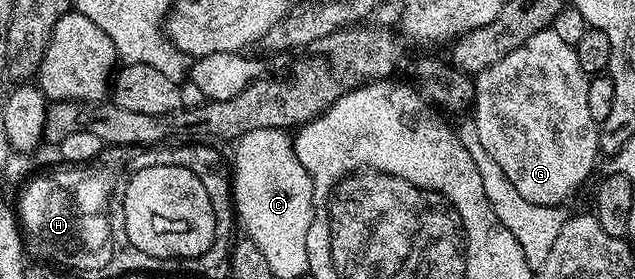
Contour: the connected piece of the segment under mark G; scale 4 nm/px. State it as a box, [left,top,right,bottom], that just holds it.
[472,29,600,207]

